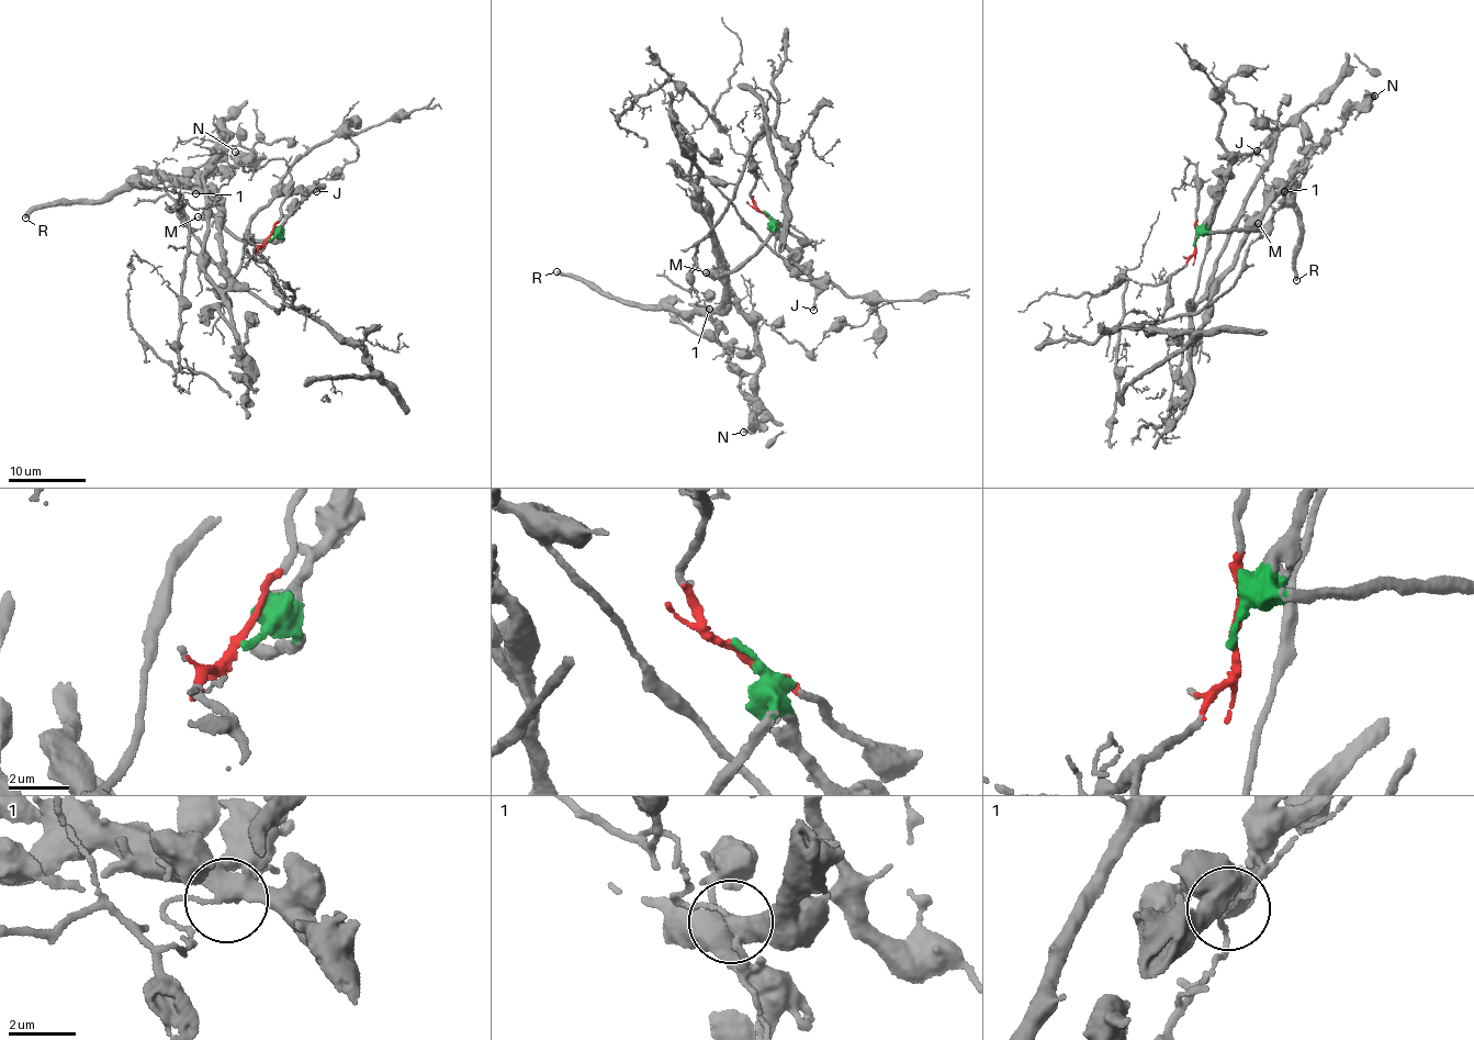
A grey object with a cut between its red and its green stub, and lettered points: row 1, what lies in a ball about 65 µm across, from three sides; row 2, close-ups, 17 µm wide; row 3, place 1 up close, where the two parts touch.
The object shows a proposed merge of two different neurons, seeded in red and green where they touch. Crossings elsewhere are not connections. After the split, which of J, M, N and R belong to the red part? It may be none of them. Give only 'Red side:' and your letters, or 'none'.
Red side: none

